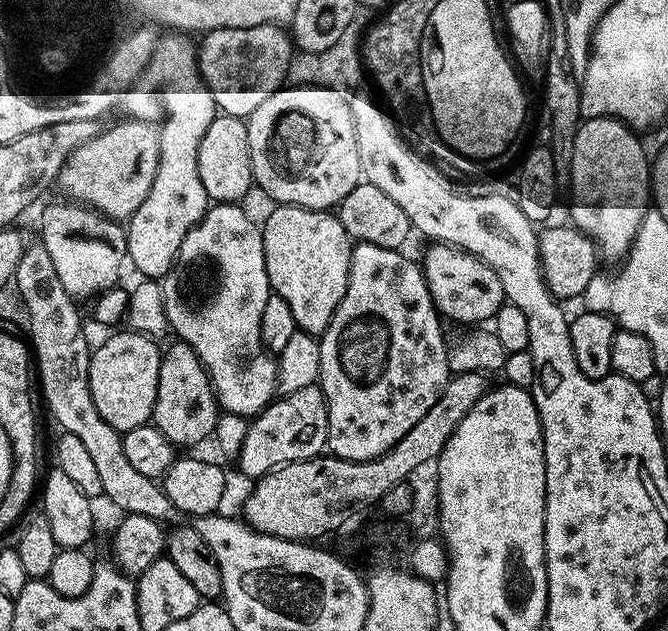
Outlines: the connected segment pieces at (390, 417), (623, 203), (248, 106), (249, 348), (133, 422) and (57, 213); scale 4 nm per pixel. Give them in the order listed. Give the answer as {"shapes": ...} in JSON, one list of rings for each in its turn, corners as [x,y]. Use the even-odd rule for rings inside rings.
{"shapes":[[[[357,243],[352,249],[352,257],[350,258],[350,274],[348,275],[346,294],[342,298],[342,302],[338,302],[338,310],[334,310],[326,330],[319,337],[322,362],[320,363],[318,383],[321,390],[326,394],[328,417],[330,418],[327,451],[343,460],[373,460],[379,456],[384,456],[386,450],[390,450],[399,442],[402,434],[406,434],[409,430],[414,430],[414,426],[418,426],[419,420],[422,419],[422,414],[426,414],[426,410],[430,410],[430,406],[434,406],[434,402],[438,402],[442,390],[448,385],[450,379],[448,367],[450,348],[448,344],[444,345],[444,332],[440,329],[442,317],[437,312],[434,302],[430,298],[430,290],[424,281],[421,265],[417,261],[415,264],[414,261],[407,260],[403,256],[404,254],[403,251],[395,248],[383,248],[373,244]]],[[[593,116],[585,119],[576,129],[570,192],[572,192],[571,223],[596,244],[596,251],[603,259],[623,261],[632,246],[642,218],[650,210],[650,156],[644,153],[635,131],[623,120],[612,116]]],[[[263,24],[262,26],[250,26],[249,28],[228,28],[214,29],[205,31],[202,38],[204,41],[199,41],[198,44],[198,67],[200,69],[200,79],[204,81],[204,85],[210,90],[210,94],[214,98],[217,109],[225,116],[238,116],[247,118],[254,110],[258,110],[258,106],[262,106],[262,102],[266,102],[266,98],[270,98],[270,94],[274,94],[285,83],[288,67],[294,55],[294,44],[290,39],[289,33],[283,27],[275,24]]],[[[213,203],[205,212],[203,218],[196,223],[182,238],[182,246],[178,246],[176,260],[172,263],[172,268],[164,277],[162,277],[162,289],[164,295],[165,316],[168,319],[168,327],[172,332],[176,331],[181,341],[191,346],[202,366],[208,371],[208,377],[212,383],[213,390],[216,391],[216,403],[225,413],[233,416],[242,416],[245,418],[255,417],[263,408],[267,408],[272,403],[278,392],[276,383],[276,356],[265,349],[262,342],[262,310],[266,307],[266,298],[270,294],[268,286],[268,275],[266,274],[266,258],[264,257],[264,247],[262,238],[264,237],[261,225],[250,222],[243,213],[241,205],[235,204],[217,204]]],[[[125,331],[114,333],[100,349],[97,347],[90,362],[90,398],[94,398],[94,405],[102,418],[121,434],[151,421],[154,402],[158,396],[158,370],[162,355],[161,345],[156,345],[157,341],[151,335]]],[[[63,203],[52,204],[41,214],[39,243],[46,246],[46,254],[50,254],[50,259],[54,262],[54,271],[58,273],[58,279],[62,281],[62,286],[66,286],[66,290],[73,298],[81,298],[80,296],[95,298],[108,288],[117,287],[119,280],[116,279],[120,276],[120,267],[126,264],[128,254],[125,225],[112,220],[95,208],[89,208],[87,204]]]]}

